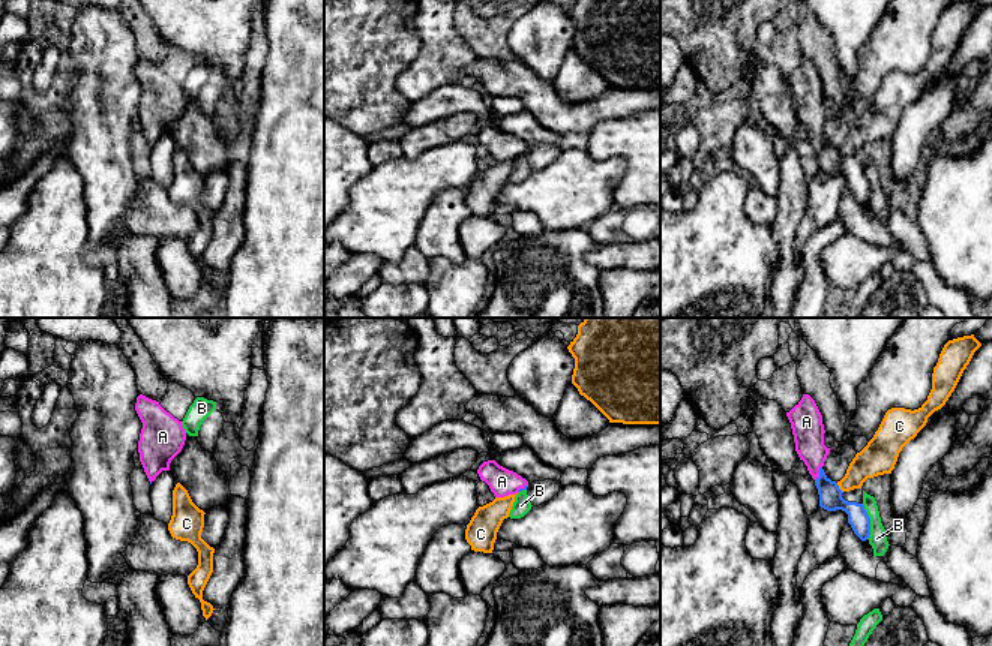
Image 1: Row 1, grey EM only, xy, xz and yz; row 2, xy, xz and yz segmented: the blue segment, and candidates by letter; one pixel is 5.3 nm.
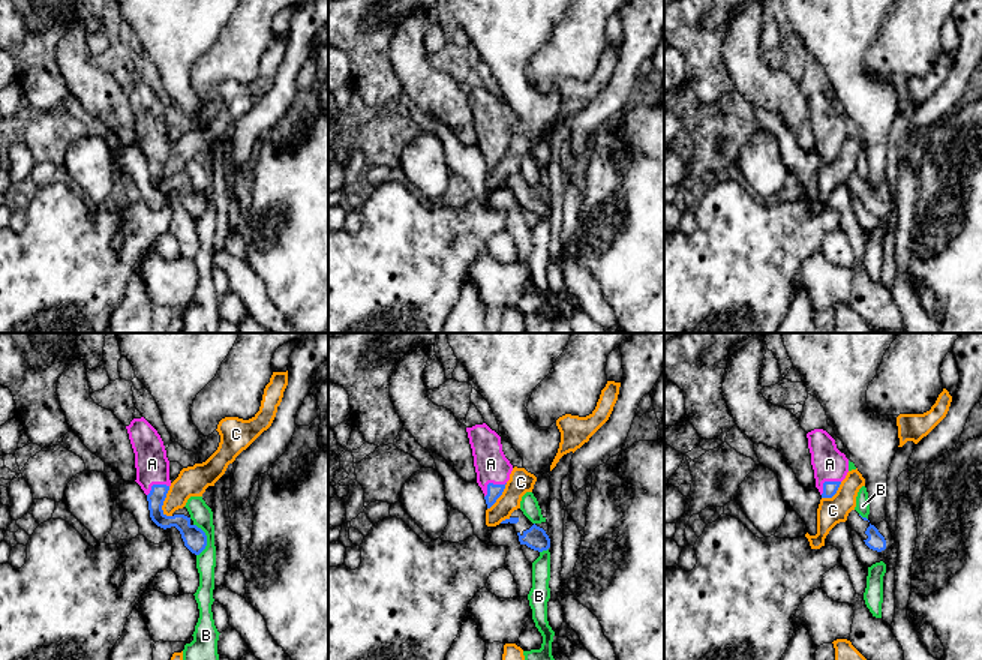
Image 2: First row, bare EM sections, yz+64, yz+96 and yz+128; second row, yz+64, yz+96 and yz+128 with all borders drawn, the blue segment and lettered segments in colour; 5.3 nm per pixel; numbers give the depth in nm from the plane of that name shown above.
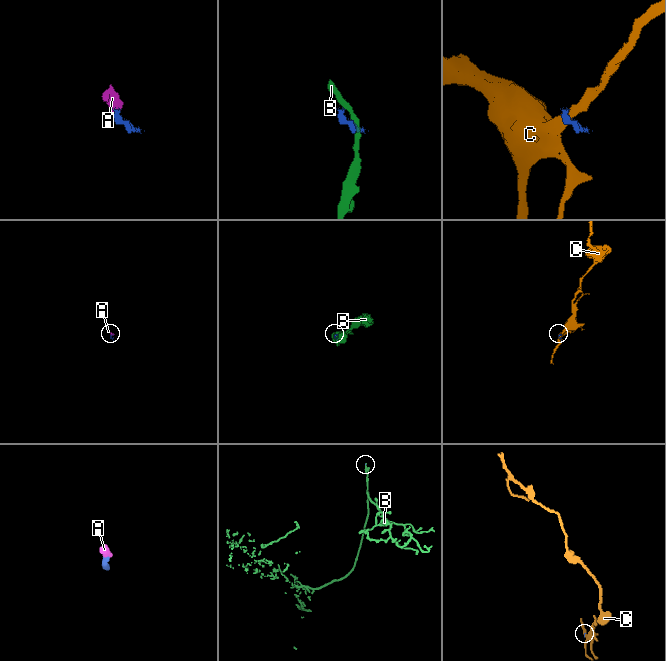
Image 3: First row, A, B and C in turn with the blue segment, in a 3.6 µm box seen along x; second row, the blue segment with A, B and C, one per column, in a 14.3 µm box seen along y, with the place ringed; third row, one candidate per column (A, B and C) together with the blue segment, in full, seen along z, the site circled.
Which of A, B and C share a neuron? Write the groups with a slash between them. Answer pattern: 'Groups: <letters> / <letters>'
Groups: A / B / C

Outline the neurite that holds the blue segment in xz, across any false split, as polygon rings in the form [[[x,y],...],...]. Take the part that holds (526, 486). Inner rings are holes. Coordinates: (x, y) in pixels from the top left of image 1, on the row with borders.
[[[495,460],[483,462],[477,474],[485,481],[495,498],[504,498],[527,490],[528,481],[513,471],[500,466]]]

